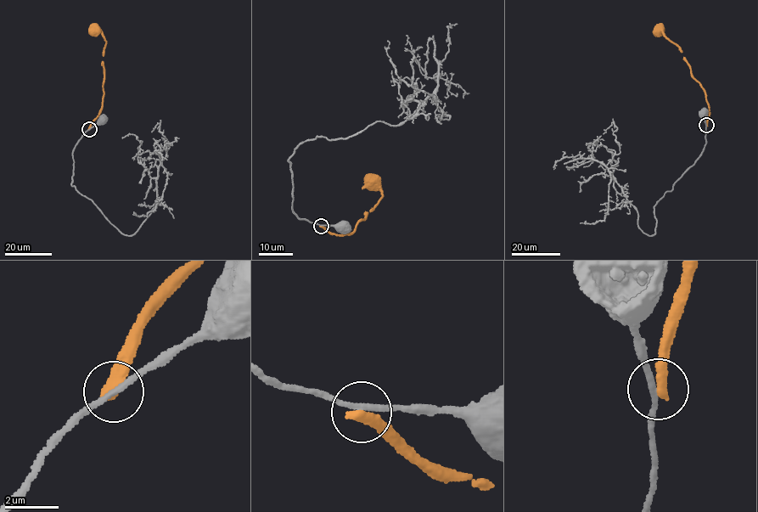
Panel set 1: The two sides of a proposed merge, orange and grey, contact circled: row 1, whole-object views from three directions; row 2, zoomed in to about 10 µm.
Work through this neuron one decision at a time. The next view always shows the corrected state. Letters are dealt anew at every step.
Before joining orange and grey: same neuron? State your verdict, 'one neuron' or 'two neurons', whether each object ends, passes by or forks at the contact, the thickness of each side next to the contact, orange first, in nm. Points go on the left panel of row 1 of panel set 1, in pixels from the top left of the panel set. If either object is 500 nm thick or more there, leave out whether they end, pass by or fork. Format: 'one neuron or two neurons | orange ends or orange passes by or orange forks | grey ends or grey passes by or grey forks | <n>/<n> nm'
two neurons | orange ends | grey passes by | 480/220 nm

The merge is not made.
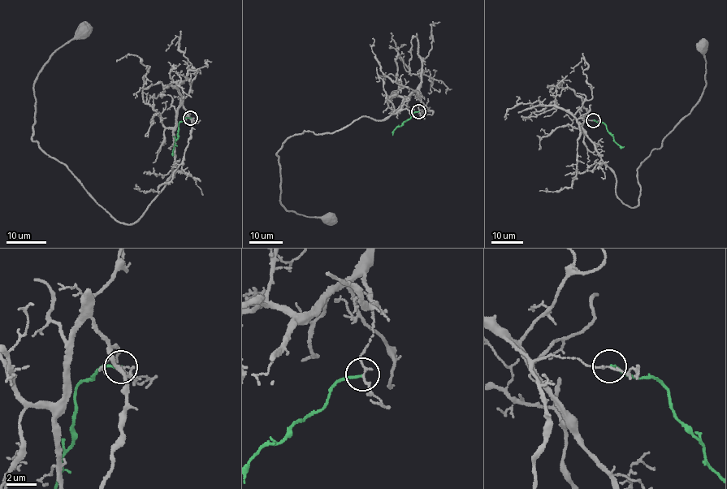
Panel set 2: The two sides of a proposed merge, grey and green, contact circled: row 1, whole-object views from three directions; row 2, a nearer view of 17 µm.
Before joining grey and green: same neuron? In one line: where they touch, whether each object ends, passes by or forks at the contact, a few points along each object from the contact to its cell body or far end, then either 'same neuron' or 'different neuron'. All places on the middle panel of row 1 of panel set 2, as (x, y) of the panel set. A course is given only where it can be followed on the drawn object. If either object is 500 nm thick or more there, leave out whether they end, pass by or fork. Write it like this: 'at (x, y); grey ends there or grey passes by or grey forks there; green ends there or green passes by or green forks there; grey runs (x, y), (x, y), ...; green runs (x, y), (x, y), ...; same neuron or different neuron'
at (418, 111); grey passes by; green ends there; grey runs (418, 111), (417, 89), (382, 119), (361, 116), (334, 131), (287, 137), (276, 154), (282, 205), (331, 218); green runs (418, 111), (398, 126), (392, 135); different neuron

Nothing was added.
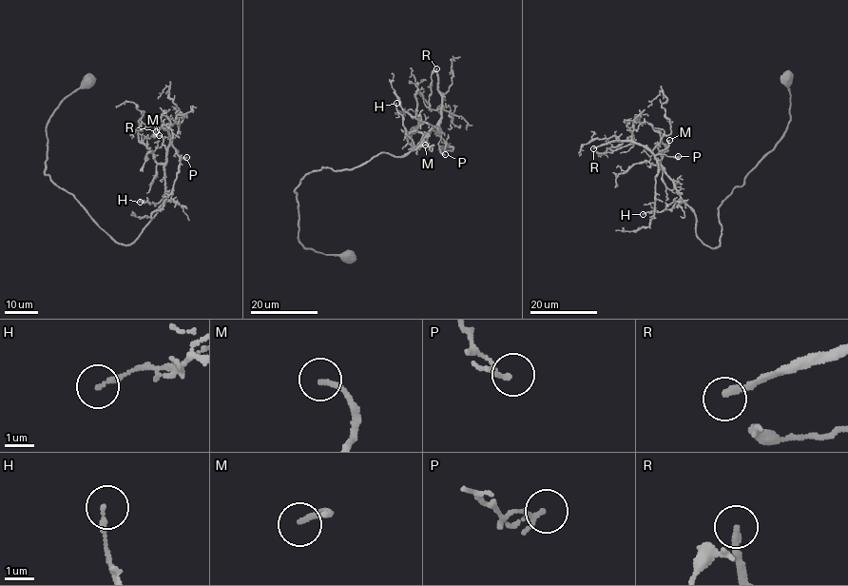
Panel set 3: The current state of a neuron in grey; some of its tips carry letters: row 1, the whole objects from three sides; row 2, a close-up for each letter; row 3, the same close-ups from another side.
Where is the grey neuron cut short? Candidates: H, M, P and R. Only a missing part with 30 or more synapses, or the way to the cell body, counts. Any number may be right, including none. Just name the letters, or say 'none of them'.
R

